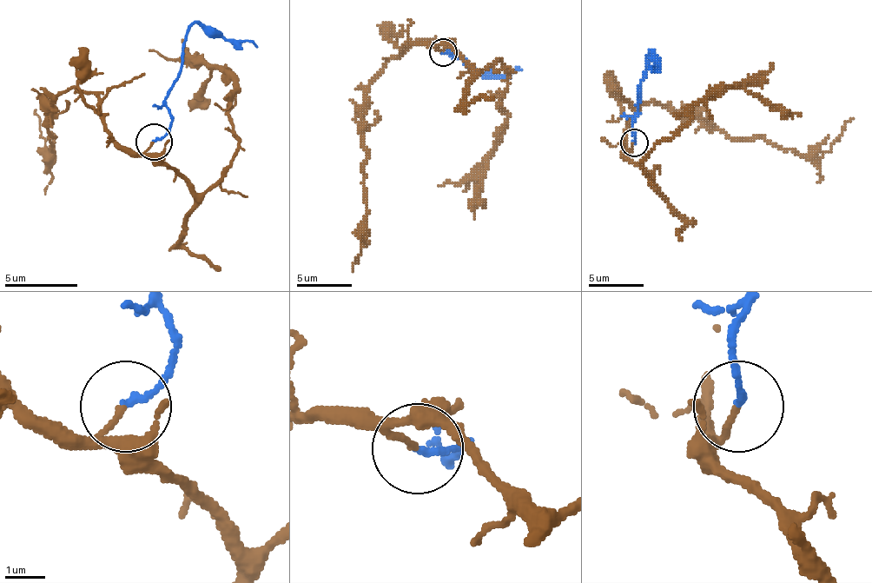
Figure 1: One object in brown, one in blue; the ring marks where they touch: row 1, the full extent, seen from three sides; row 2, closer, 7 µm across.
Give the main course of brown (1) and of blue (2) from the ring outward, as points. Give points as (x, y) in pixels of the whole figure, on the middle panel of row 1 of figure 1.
1: (444, 53), (432, 44), (405, 44), (369, 86), (364, 109), (366, 219), (364, 247), (353, 271)
2: (444, 53), (455, 50), (452, 56), (466, 61), (474, 69), (505, 75), (521, 69)

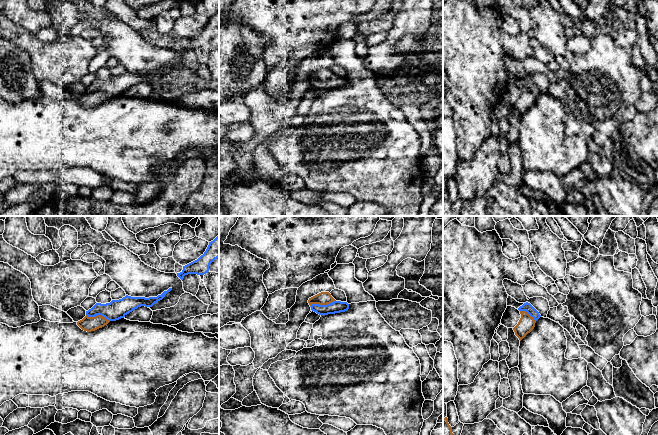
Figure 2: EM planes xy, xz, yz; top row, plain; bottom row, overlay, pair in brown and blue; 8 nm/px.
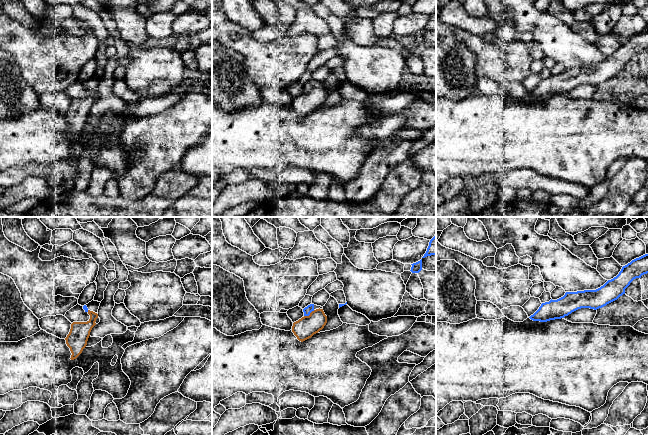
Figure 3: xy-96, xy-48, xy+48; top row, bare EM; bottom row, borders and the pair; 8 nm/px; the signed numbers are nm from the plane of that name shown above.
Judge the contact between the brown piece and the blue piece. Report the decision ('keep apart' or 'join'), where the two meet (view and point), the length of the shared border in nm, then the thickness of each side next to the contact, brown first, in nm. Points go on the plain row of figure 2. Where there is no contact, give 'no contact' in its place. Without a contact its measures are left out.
join; contact xz (322, 80); length 220 nm; calibres 110 and 100 nm

